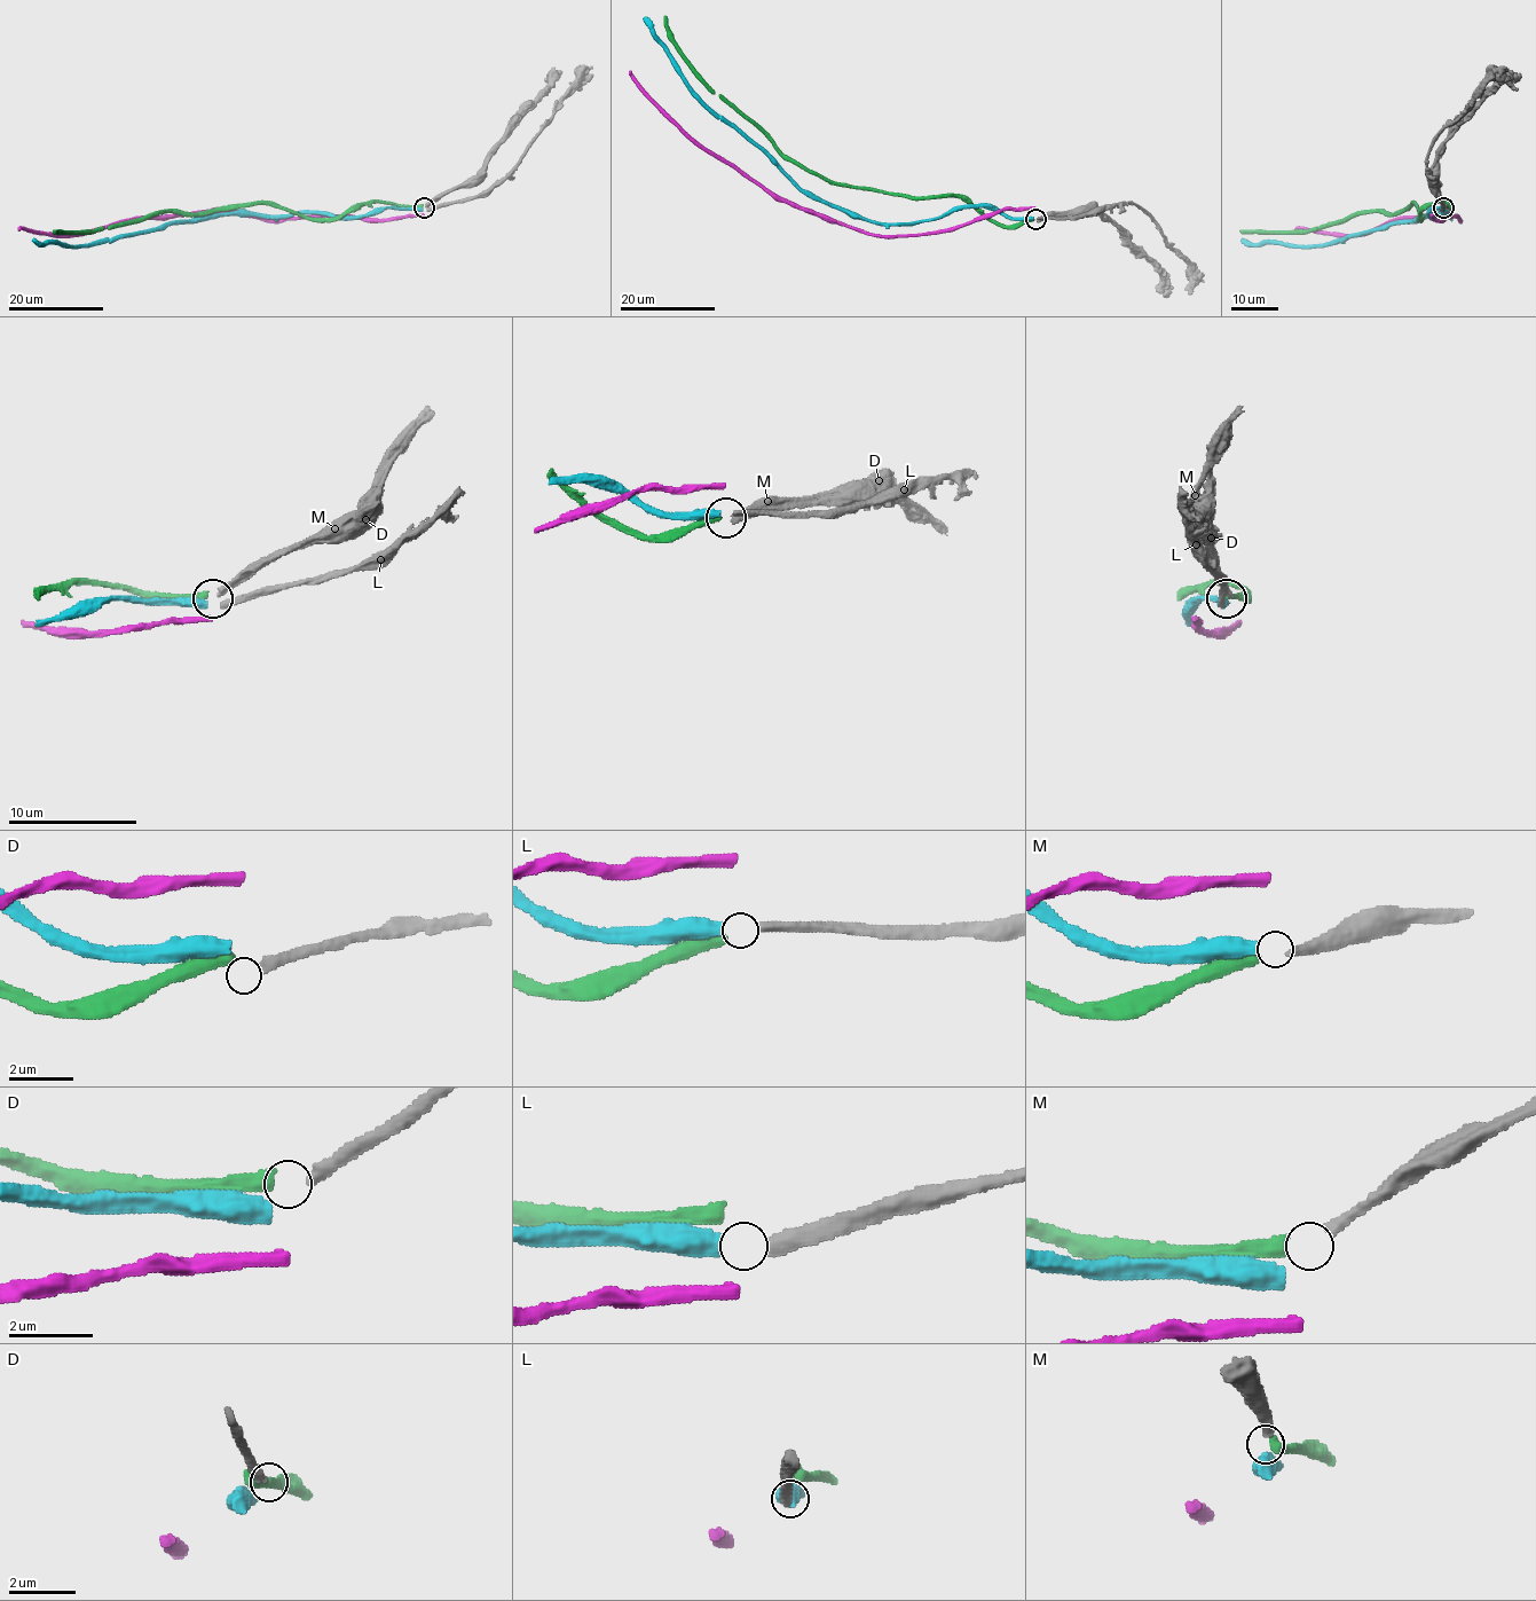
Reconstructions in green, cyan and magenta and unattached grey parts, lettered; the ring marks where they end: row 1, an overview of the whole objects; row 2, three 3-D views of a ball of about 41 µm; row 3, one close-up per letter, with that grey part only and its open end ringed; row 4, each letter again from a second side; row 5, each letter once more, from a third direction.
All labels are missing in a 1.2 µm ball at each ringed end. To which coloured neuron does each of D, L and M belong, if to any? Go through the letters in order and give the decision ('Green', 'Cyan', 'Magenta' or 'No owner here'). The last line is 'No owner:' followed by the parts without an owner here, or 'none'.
D: No owner here
L: Cyan
M: Green
No owner: D

